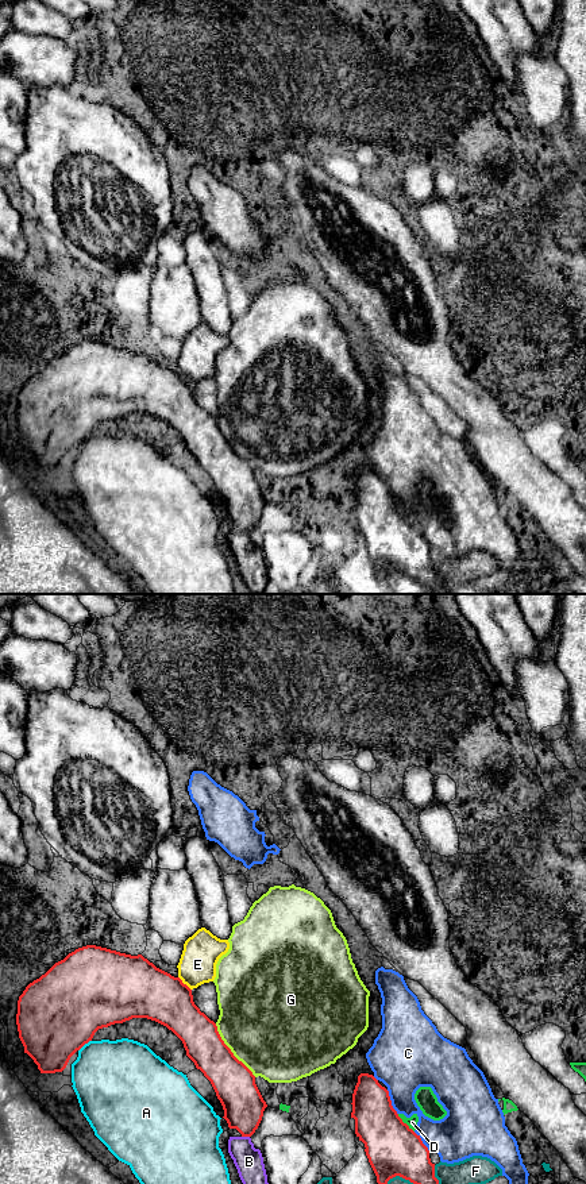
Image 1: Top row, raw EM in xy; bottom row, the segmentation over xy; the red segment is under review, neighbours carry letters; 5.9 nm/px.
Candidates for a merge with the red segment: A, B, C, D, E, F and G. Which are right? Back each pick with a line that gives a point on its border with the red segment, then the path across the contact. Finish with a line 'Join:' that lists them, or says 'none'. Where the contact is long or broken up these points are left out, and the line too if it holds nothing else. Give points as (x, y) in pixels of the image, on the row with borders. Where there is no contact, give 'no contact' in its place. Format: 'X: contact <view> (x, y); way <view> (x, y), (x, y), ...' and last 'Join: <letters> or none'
Join: none

